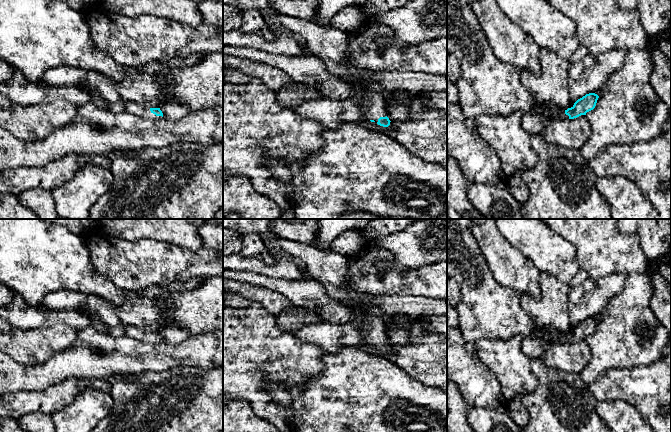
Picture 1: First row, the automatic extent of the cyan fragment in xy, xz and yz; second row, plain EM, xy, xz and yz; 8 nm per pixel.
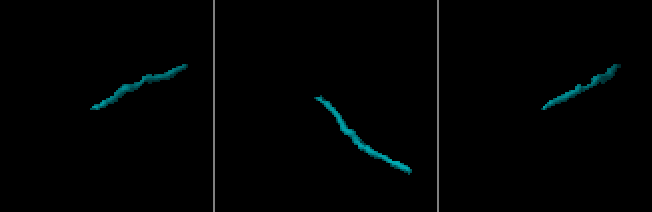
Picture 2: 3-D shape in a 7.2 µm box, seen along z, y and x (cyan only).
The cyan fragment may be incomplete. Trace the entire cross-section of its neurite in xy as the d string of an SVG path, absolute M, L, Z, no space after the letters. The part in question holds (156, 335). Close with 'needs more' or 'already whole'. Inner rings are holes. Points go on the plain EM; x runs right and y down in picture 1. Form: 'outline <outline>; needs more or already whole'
outline M126 326L125 327L125 335L131 338L135 338L137 340L141 340L151 345L158 344L163 342L163 337L160 332L144 332L141 329L138 329L134 326Z; needs more

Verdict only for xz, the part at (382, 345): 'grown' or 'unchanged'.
grown

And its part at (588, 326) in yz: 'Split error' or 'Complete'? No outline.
Split error

